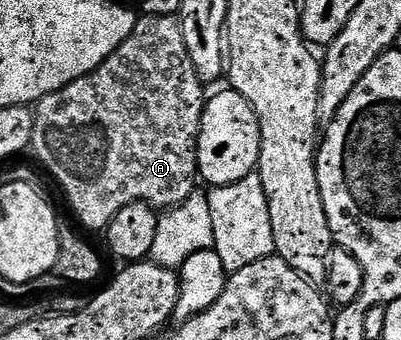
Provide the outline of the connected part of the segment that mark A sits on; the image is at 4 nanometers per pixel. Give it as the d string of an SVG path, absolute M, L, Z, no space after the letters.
M144 16L137 21L134 32L130 32L130 36L114 51L102 65L99 66L94 72L90 72L86 76L82 76L78 80L74 80L70 84L66 84L58 92L53 94L48 94L45 98L40 99L39 102L35 103L34 106L34 128L32 129L32 144L30 147L31 153L36 153L36 158L49 170L50 173L56 177L56 182L58 185L64 189L64 194L68 197L68 202L72 205L72 210L76 213L76 218L84 226L89 226L92 230L103 231L111 222L114 220L114 216L118 216L118 212L122 212L122 208L126 208L130 204L135 202L146 202L149 206L153 208L171 208L178 205L180 202L185 202L185 200L190 197L194 191L197 189L196 182L198 183L198 171L196 168L196 149L198 148L198 136L200 135L200 125L202 124L202 112L204 111L204 103L206 101L206 90L205 83L200 81L200 78L196 75L196 69L194 64L190 60L190 52L186 48L186 40L184 39L184 29L180 26L180 18L176 16L158 16L157 18L151 16Z

